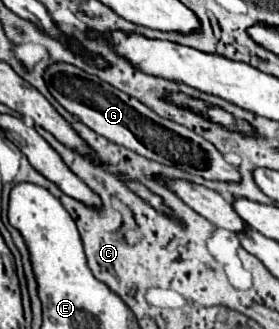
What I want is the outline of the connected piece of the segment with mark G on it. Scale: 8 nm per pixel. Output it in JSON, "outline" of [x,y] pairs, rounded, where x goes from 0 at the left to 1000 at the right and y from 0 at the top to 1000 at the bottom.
{"outline":[[[186,195],[158,243],[172,249],[172,274],[186,292],[265,353],[280,353],[315,389],[387,419],[409,438],[430,438],[530,486],[573,492],[588,505],[631,505],[674,529],[724,535],[731,547],[781,553],[860,553],[867,535],[846,505],[817,498],[803,474],[774,456],[760,432],[710,413],[695,395],[631,377],[602,359],[573,359],[552,334],[495,310],[487,298],[416,274],[409,261],[366,249],[351,231],[308,225],[301,213],[244,195]]]}

